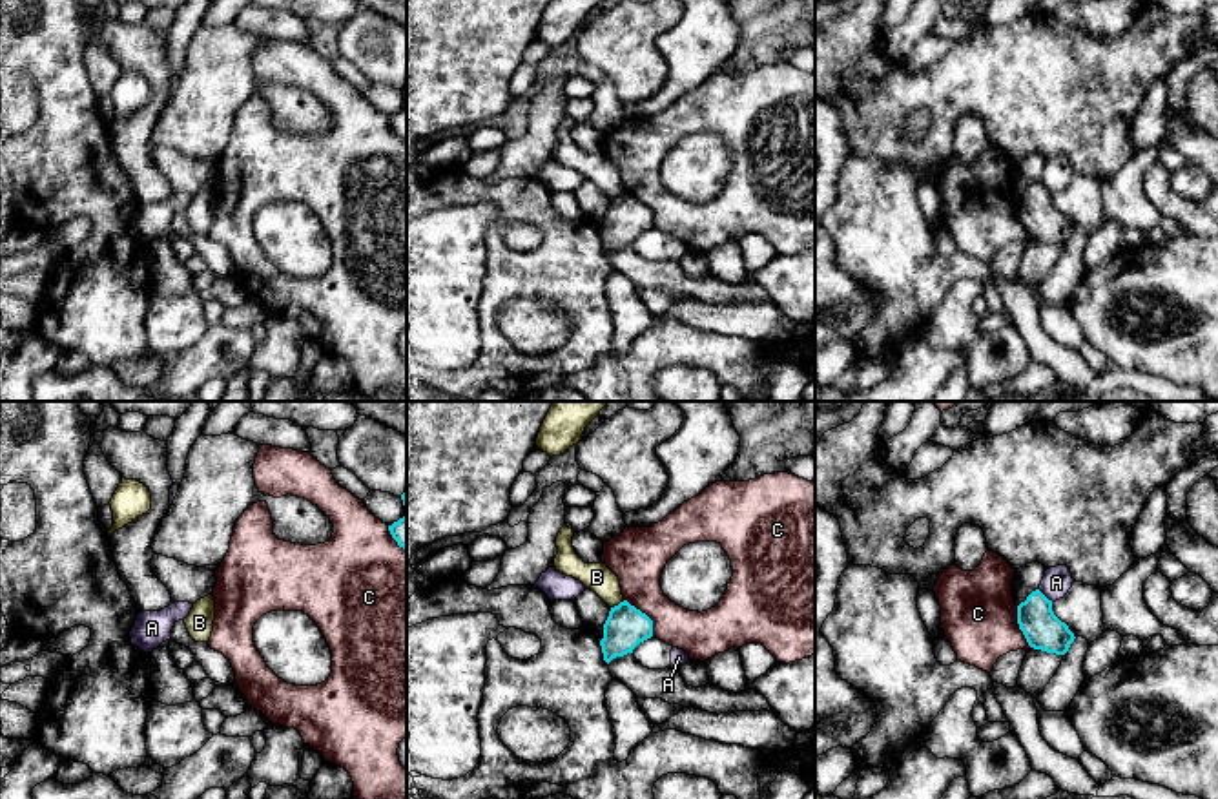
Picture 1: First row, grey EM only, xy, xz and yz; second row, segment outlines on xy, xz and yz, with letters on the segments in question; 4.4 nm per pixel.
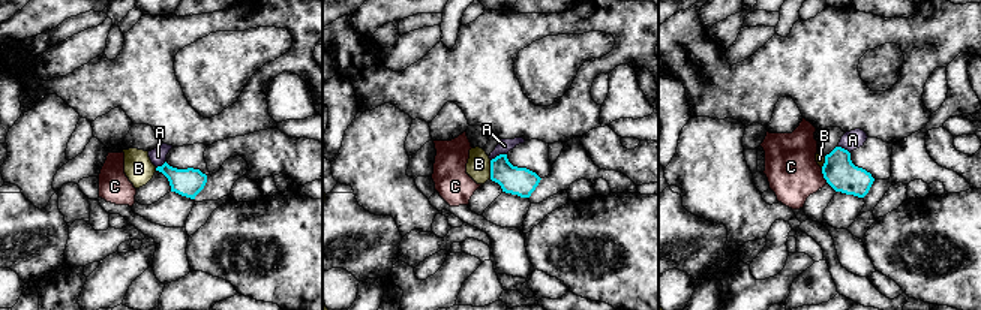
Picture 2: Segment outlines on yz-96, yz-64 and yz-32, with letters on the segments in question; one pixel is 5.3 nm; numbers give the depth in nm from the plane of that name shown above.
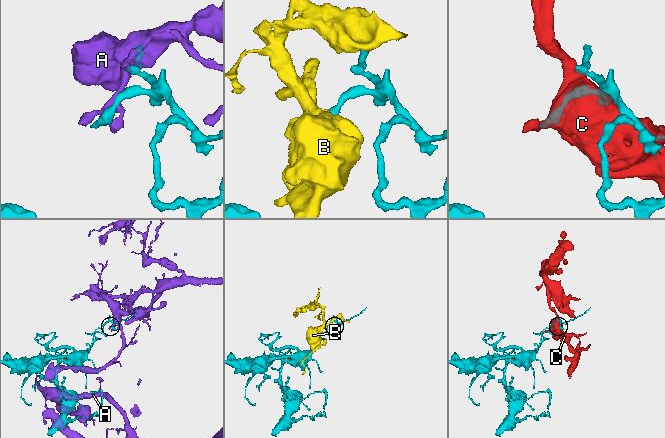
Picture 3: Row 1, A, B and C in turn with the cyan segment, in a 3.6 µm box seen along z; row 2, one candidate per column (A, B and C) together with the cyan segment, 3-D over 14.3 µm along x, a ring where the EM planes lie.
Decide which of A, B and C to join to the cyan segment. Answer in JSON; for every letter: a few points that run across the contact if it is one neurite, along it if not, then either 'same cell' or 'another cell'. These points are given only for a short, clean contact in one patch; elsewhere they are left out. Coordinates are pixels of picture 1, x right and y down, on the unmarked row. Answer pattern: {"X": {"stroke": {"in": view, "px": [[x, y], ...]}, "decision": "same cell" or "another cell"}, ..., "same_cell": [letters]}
{"A": {"decision": "another cell"}, "B": {"stroke": {"in": "xz", "px": [[624, 192], [611, 199]]}, "decision": "another cell"}, "C": {"decision": "another cell"}, "same_cell": []}

